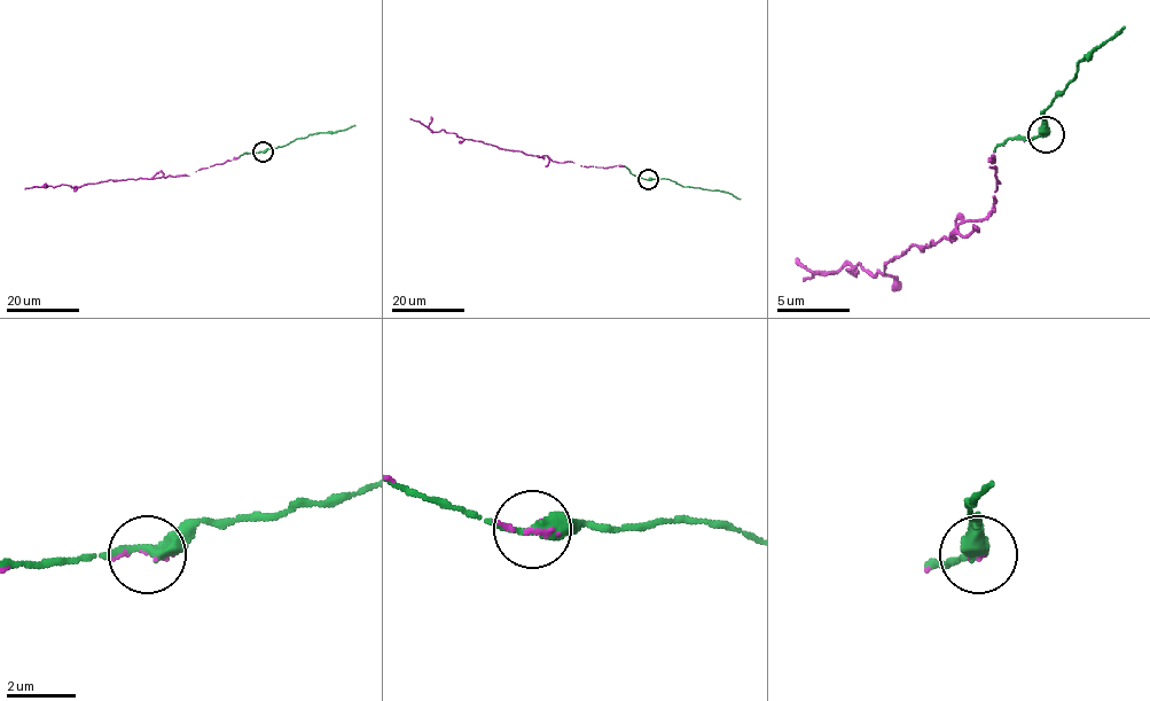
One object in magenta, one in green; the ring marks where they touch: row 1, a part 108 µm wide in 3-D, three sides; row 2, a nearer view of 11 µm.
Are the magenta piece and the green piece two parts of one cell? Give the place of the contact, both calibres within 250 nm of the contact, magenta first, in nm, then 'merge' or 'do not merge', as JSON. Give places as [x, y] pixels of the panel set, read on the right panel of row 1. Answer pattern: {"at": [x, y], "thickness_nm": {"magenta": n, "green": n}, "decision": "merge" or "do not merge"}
{"at": [1046, 134], "thickness_nm": {"magenta": 120, "green": 360}, "decision": "merge"}

